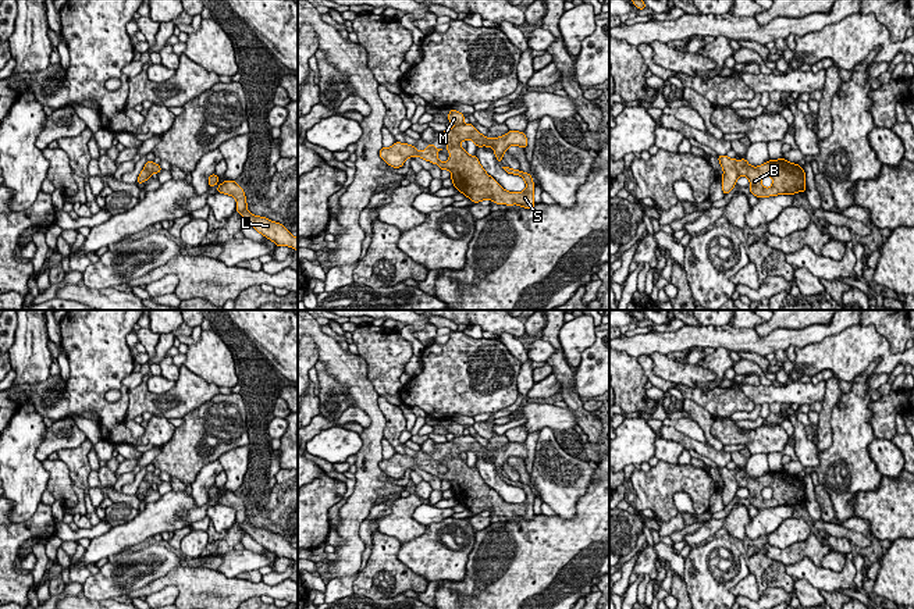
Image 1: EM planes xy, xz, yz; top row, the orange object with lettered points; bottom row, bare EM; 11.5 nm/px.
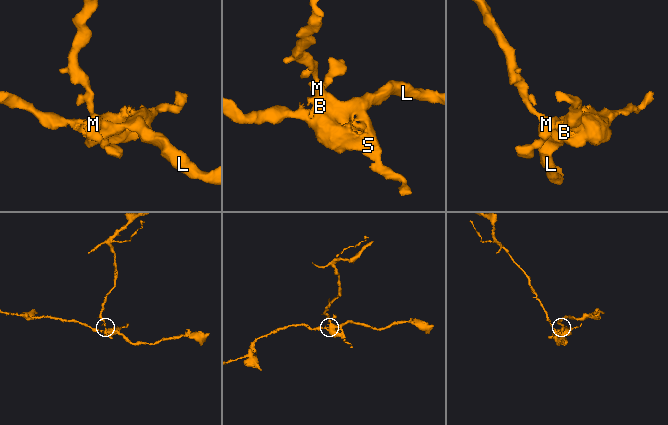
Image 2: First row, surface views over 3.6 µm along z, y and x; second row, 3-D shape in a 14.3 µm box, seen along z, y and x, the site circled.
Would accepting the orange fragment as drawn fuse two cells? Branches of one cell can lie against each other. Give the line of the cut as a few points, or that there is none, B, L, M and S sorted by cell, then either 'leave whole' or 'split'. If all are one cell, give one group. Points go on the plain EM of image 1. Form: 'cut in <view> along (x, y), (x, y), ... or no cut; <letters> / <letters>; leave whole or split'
cut in yz along (735, 473), (735, 481), (739, 485); B L S / M; split

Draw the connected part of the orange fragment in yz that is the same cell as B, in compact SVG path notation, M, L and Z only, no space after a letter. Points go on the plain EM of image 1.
M783 469L769 471L758 478L753 478L746 470L736 473L736 482L750 492L750 503L760 509L776 506L794 506L805 503L805 484L799 476L789 474Z

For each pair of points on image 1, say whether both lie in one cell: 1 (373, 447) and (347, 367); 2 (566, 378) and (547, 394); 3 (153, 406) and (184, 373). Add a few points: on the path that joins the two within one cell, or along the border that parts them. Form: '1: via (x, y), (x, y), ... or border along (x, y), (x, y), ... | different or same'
1: via (374, 427), (374, 413), (359, 387) | same
2: border along (552, 373), (558, 383), (558, 392) | different
3: via (164, 405), (184, 384) | same

